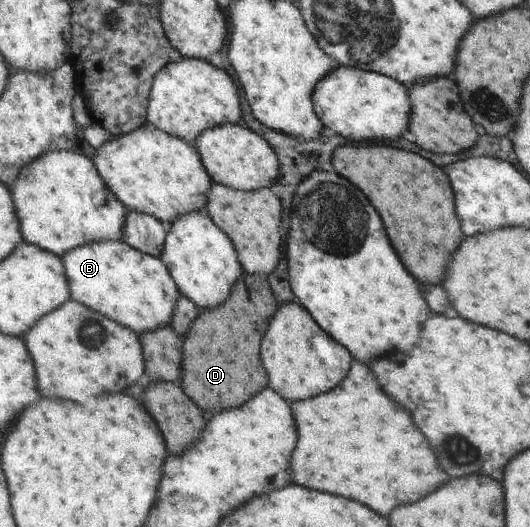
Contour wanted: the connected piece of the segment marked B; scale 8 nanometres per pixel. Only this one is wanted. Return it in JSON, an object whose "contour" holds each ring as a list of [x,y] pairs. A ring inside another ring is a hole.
{"contour":[[[100,241],[72,249],[60,258],[63,261],[73,301],[85,304],[93,311],[133,330],[136,334],[170,326],[181,294],[160,257],[144,254],[122,241]]]}

